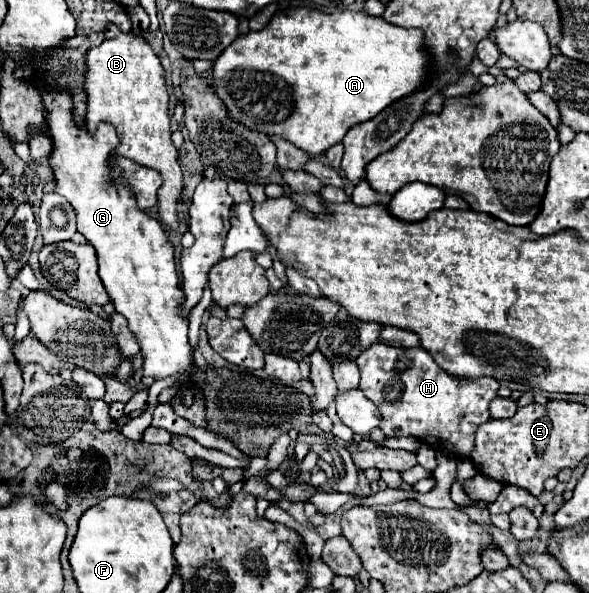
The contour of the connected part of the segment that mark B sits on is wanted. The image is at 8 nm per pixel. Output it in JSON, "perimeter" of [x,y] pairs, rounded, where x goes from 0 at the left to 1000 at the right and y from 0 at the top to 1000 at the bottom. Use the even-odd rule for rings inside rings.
{"perimeter":[[[185,42],[178,49],[178,69],[168,79],[151,83],[148,110],[148,221],[161,224],[168,207],[188,207],[202,231],[202,245],[192,251],[192,261],[216,265],[273,292],[277,312],[270,319],[267,339],[270,366],[284,383],[301,386],[301,349],[307,342],[314,305],[301,275],[301,251],[290,238],[287,160],[280,150],[270,96],[243,62],[229,56],[209,56],[202,46]]]}

